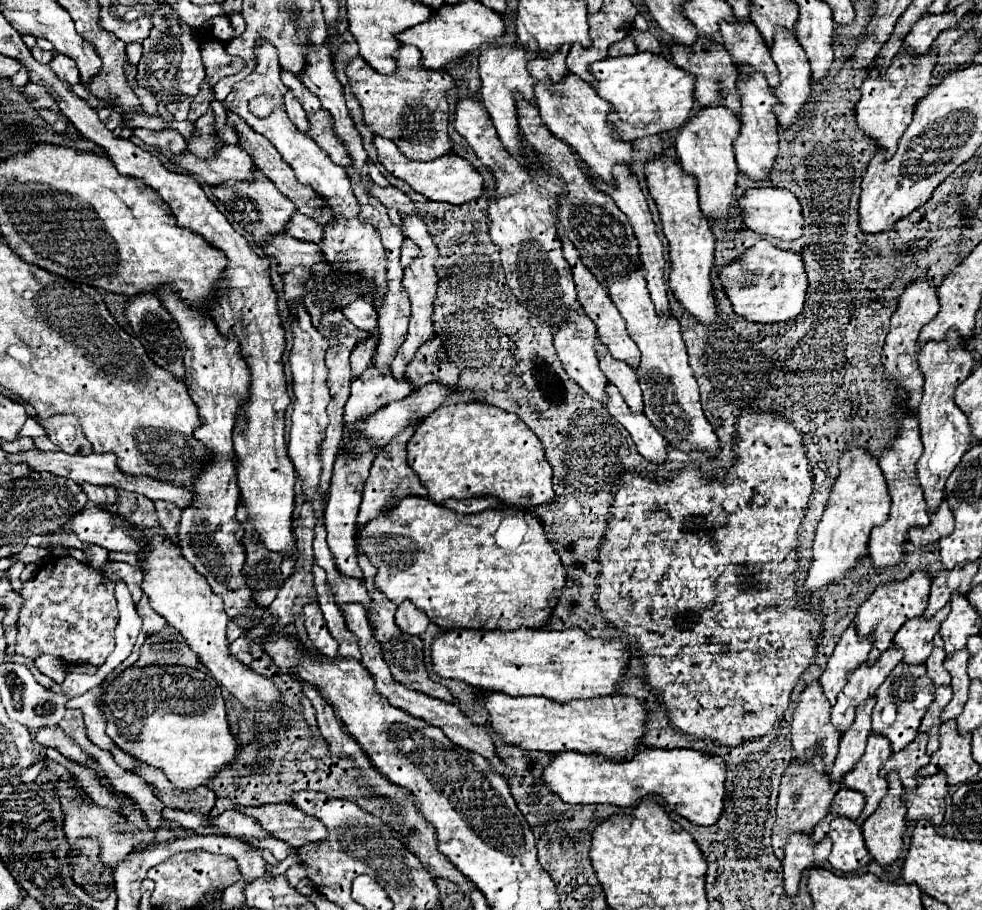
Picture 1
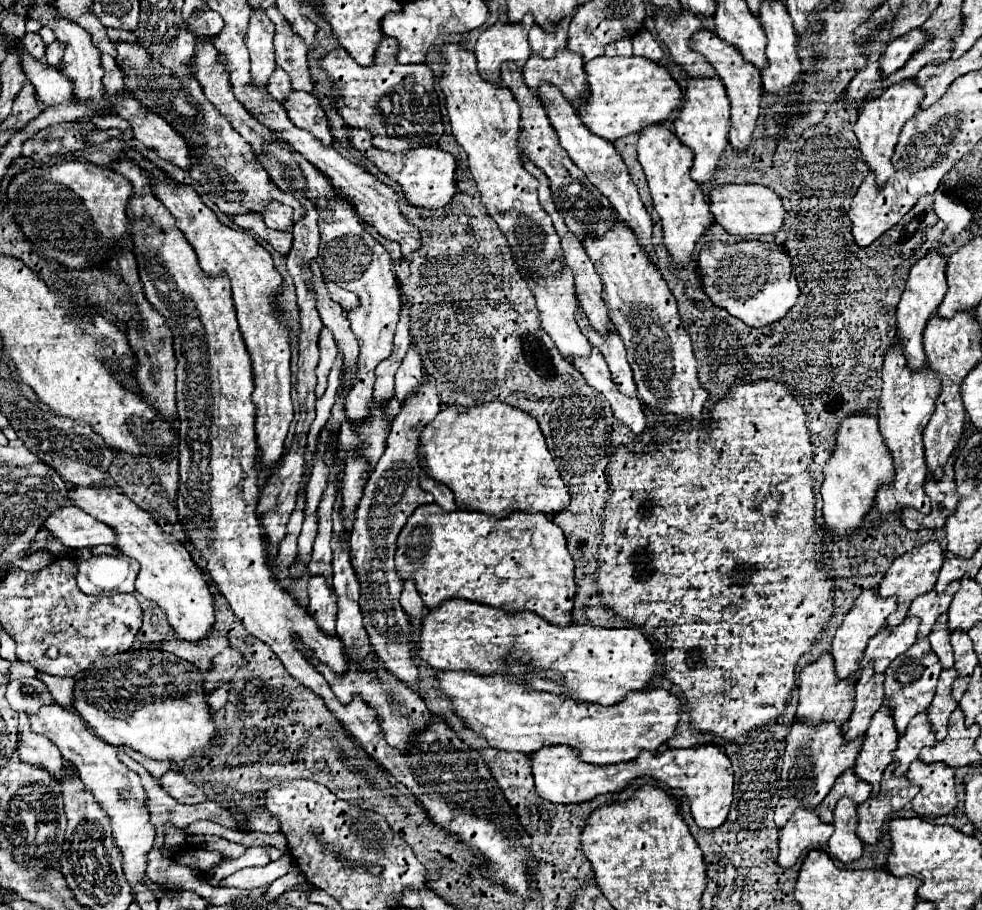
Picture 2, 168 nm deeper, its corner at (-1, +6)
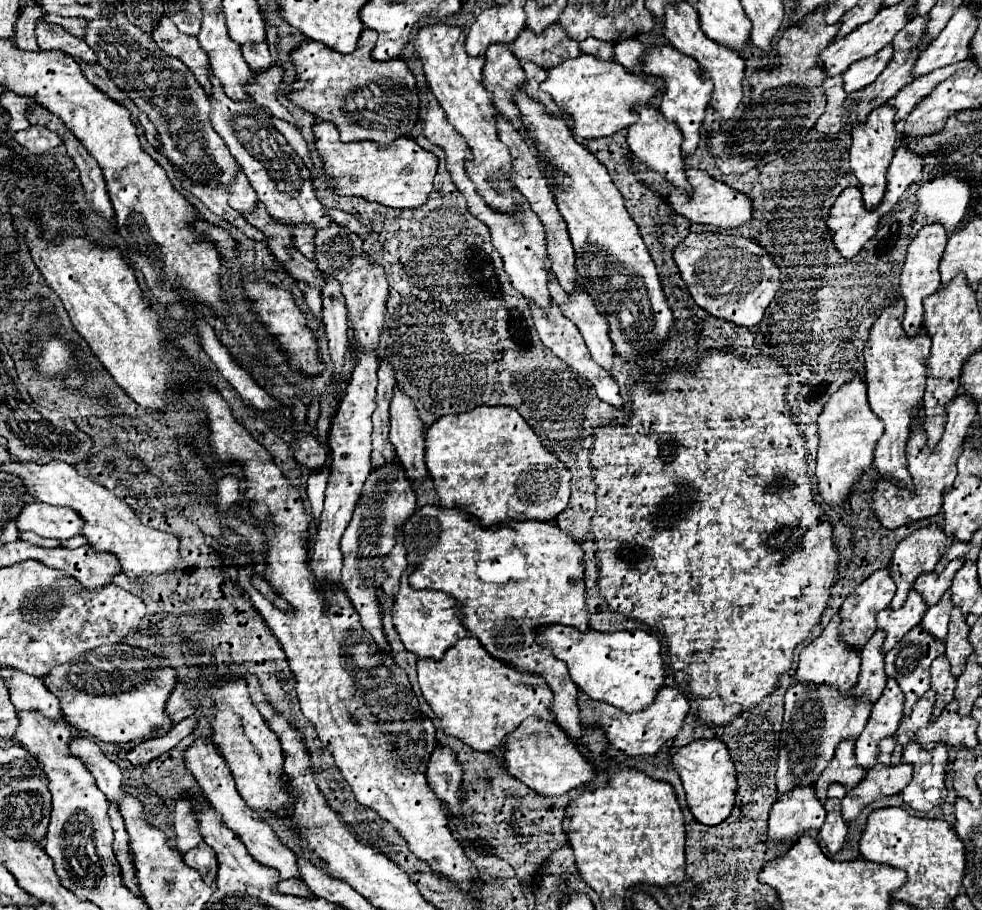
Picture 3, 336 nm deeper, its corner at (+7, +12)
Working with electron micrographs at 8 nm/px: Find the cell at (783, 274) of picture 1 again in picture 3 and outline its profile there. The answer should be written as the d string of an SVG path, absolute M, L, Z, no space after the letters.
M691 232L673 250L673 260L695 304L715 318L733 322L737 326L755 326L761 322L769 302L779 290L779 268L757 242L743 236L719 232Z

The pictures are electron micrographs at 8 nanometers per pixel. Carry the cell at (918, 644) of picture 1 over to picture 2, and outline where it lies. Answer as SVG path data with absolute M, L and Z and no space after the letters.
M951 582L951 586L943 592L943 594L935 594L933 590L915 598L909 606L909 616L919 618L919 630L917 630L917 638L927 638L929 632L933 630L933 624L937 622L937 618L941 614L947 612L955 592L959 590L959 582Z

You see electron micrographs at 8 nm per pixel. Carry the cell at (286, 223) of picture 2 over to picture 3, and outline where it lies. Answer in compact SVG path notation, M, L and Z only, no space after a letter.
M241 168L235 174L235 180L227 186L227 192L229 192L229 206L235 208L237 212L251 212L251 208L255 208L257 204L257 194L251 188L249 180L243 176Z

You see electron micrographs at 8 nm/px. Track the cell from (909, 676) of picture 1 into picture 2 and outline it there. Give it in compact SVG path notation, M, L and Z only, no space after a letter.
M927 638L923 642L915 642L905 654L897 656L885 670L885 706L893 714L899 736L907 730L907 724L911 722L911 718L915 714L919 714L931 706L941 670L943 668L939 666L939 660L935 658L935 652L931 650Z

